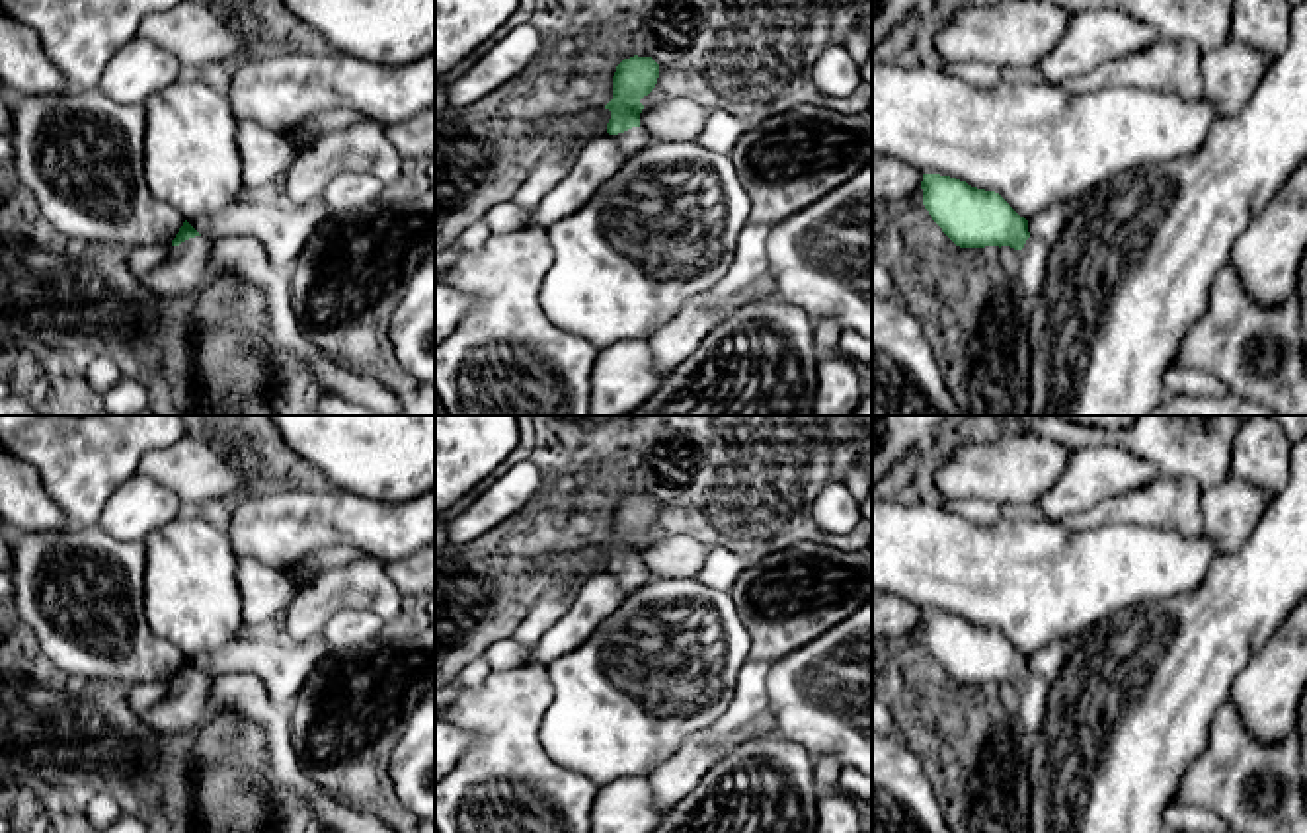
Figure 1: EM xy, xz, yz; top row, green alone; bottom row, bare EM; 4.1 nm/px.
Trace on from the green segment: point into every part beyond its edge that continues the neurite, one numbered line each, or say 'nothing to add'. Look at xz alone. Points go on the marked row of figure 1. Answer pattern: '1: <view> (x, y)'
1: xz (634, 139)

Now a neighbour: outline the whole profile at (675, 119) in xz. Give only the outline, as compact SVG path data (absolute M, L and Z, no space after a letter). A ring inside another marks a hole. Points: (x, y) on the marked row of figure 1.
M675 98L644 107L640 127L657 142L694 142L706 125L708 113L710 111L691 99Z

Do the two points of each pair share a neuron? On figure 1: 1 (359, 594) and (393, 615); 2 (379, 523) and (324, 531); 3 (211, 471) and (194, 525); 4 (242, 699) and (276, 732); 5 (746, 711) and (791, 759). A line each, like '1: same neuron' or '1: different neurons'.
1: same neuron
2: same neuron
3: different neurons
4: same neuron
5: different neurons

